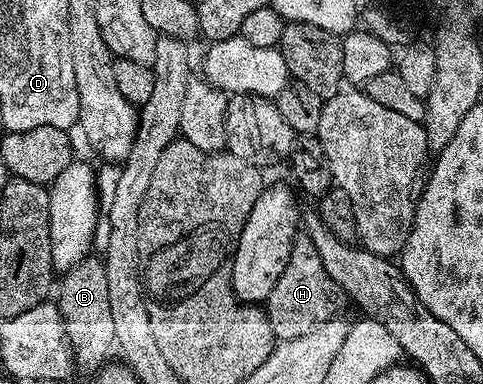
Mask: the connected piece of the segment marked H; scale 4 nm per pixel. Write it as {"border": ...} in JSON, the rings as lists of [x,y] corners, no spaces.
{"border":[[[297,232],[286,271],[282,271],[278,283],[274,283],[274,291],[270,291],[266,302],[270,327],[277,342],[298,339],[314,331],[314,327],[318,327],[323,321],[337,316],[336,297],[338,298],[337,287],[330,275],[326,275],[326,267],[322,267],[322,259],[318,259],[314,243],[307,233]]]}

